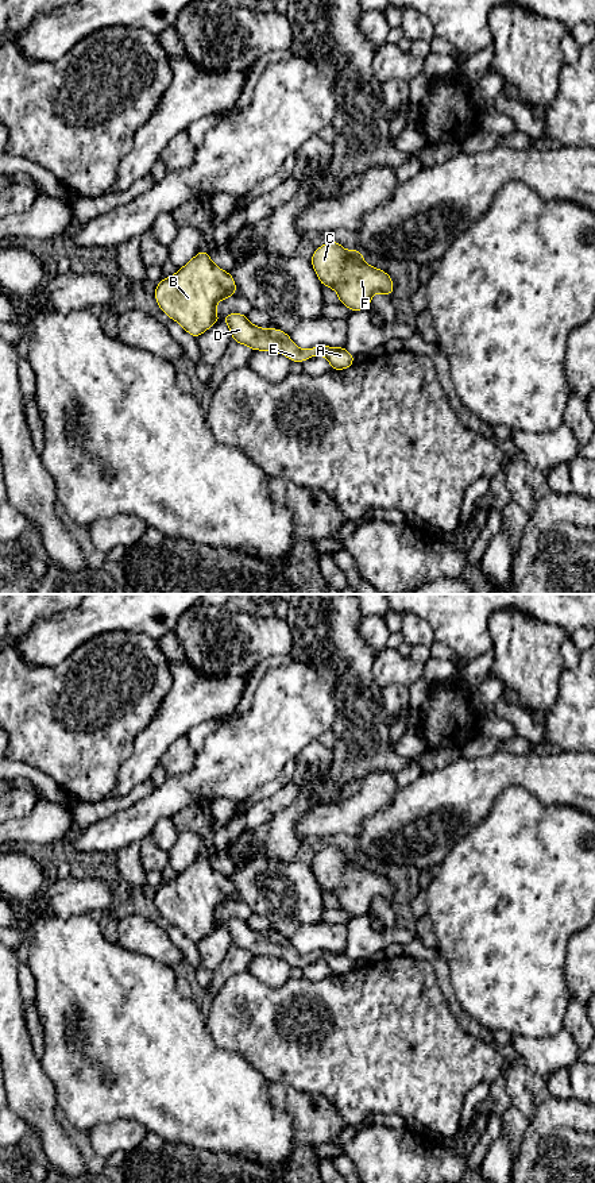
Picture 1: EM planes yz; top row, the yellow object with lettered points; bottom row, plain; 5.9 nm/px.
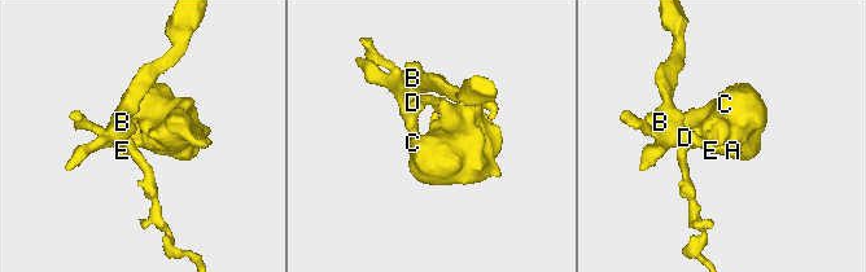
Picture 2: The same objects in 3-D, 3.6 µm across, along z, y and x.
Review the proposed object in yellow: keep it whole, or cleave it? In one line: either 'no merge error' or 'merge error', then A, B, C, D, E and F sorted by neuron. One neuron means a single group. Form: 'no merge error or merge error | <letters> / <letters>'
no merge error | A B C D E F

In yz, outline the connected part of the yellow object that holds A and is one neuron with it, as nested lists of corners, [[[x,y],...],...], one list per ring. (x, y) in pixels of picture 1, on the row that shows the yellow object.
[[[228,313],[223,317],[229,325],[232,340],[248,346],[252,351],[267,350],[286,355],[290,362],[302,363],[310,357],[324,355],[333,371],[344,370],[355,363],[355,357],[343,347],[314,346],[300,350],[289,334],[278,328],[259,328],[250,323],[247,315]]]

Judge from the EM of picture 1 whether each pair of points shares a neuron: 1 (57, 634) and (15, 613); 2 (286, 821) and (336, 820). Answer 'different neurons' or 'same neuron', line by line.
1: different neurons
2: different neurons

